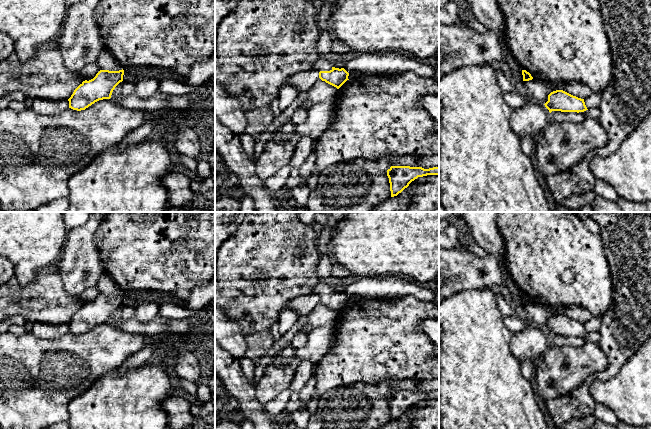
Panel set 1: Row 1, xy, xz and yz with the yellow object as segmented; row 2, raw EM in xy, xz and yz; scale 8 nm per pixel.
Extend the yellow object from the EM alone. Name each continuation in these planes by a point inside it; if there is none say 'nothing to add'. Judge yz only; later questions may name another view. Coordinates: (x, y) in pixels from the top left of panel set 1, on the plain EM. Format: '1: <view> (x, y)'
nothing to add

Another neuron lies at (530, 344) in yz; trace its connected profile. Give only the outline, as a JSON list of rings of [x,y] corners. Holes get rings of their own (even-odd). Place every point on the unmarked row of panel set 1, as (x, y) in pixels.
[[[530,325],[525,330],[515,333],[510,343],[513,355],[522,363],[540,360],[551,344],[545,329]]]

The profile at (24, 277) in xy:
[[[0,212],[0,256],[13,264],[13,277],[19,285],[31,283],[39,269],[57,265],[67,232],[63,212]]]

